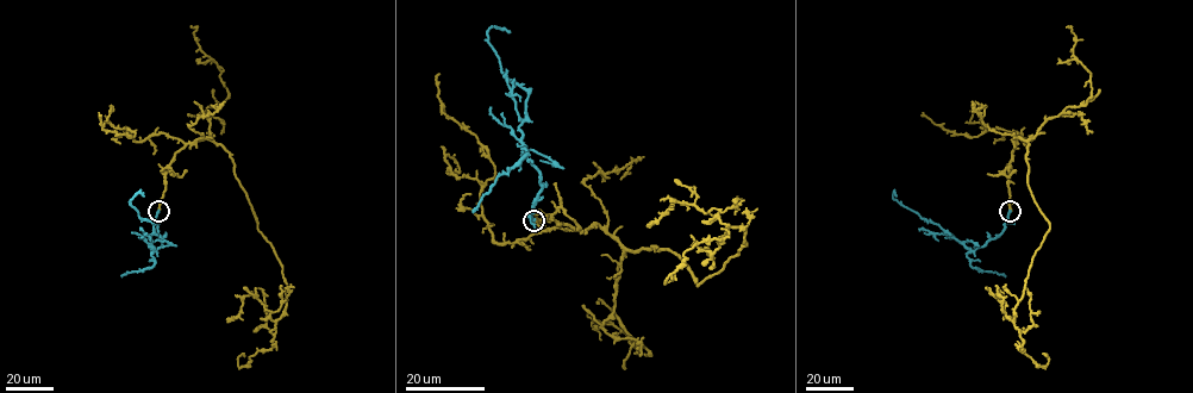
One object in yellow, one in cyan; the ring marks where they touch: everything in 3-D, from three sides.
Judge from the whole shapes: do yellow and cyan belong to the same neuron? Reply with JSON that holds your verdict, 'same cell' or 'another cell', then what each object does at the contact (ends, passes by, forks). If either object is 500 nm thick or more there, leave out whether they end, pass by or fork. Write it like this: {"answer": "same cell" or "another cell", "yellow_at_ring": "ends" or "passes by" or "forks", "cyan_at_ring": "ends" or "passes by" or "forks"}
{"answer": "same cell", "yellow_at_ring": "ends", "cyan_at_ring": "ends"}

